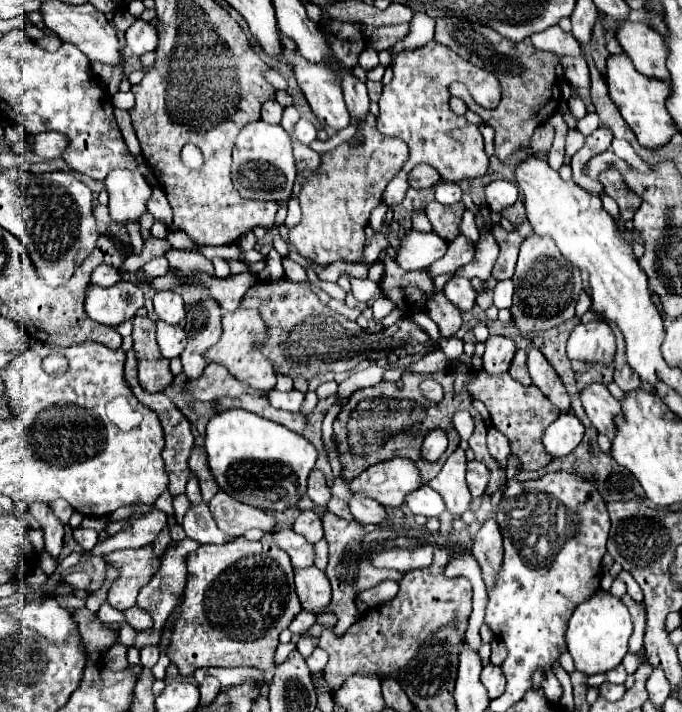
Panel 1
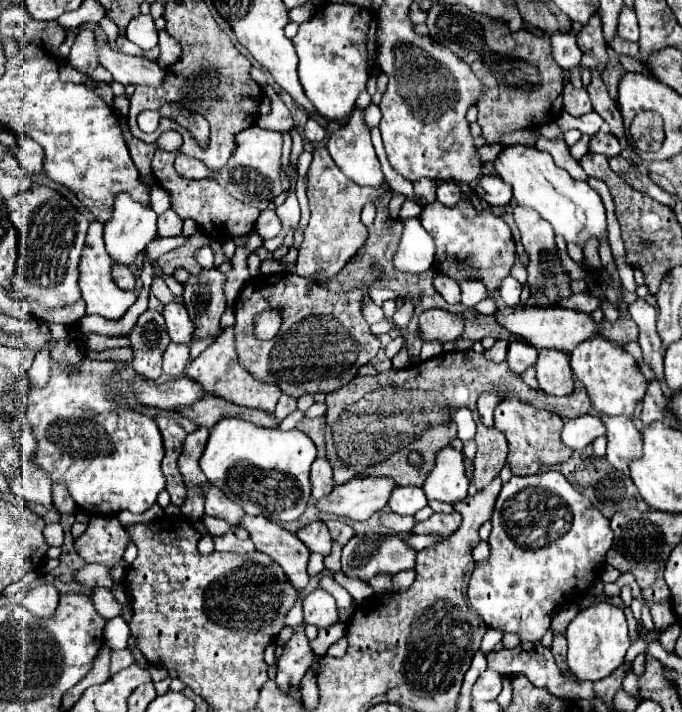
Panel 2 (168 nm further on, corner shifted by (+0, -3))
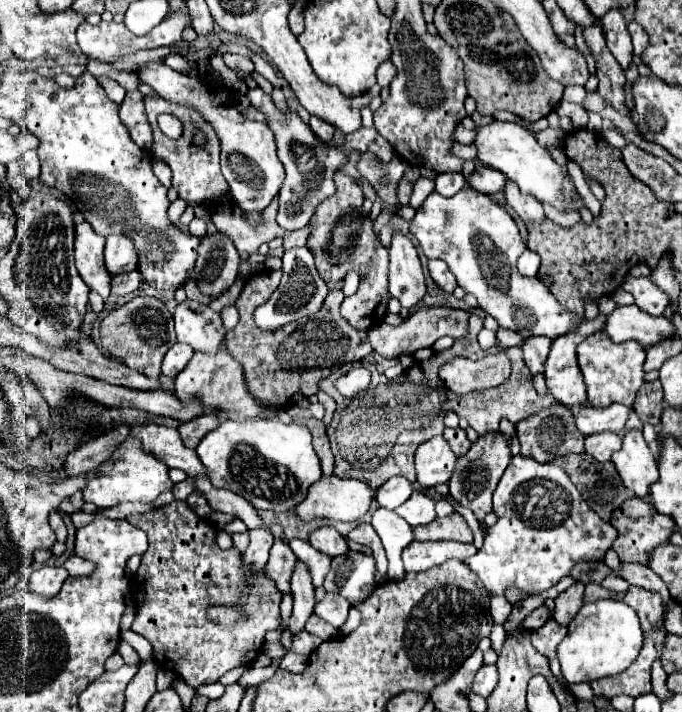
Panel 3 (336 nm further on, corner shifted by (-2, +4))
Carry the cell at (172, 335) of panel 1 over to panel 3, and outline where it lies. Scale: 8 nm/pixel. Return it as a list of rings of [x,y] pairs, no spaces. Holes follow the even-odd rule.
[[[177,342],[177,344],[173,344],[171,348],[169,348],[169,352],[165,354],[165,358],[163,358],[163,368],[161,368],[161,372],[165,374],[165,376],[171,376],[171,378],[175,378],[185,366],[187,366],[187,362],[193,358],[193,348],[191,346],[185,346],[185,344],[181,344],[181,342]]]

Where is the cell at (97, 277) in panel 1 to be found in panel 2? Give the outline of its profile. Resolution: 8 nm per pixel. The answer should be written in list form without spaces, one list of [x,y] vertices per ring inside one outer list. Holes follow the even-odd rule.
[[[113,265],[113,279],[119,289],[125,289],[125,291],[135,289],[135,275],[125,265]]]

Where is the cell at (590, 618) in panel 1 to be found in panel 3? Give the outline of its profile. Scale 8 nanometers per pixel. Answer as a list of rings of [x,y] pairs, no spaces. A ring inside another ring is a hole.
[[[597,600],[585,604],[569,624],[569,632],[557,648],[561,672],[569,684],[593,682],[623,672],[639,654],[643,632],[635,610],[619,600]]]

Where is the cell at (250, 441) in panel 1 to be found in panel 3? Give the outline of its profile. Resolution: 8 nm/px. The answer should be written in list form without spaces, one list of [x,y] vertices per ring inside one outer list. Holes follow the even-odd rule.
[[[255,418],[255,420],[243,420],[243,422],[233,422],[233,420],[223,420],[215,430],[211,430],[197,446],[197,456],[207,466],[207,474],[213,486],[227,488],[235,494],[243,494],[257,510],[271,510],[271,512],[287,512],[295,510],[305,498],[307,490],[313,482],[321,478],[321,466],[319,458],[313,452],[311,446],[311,432],[305,424],[283,424],[277,418]]]

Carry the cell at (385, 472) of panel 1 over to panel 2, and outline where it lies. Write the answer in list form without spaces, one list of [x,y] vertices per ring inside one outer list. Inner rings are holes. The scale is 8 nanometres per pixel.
[[[355,477],[343,485],[335,485],[329,497],[321,497],[321,501],[313,505],[323,513],[333,513],[351,521],[367,521],[387,505],[393,487],[395,483],[389,477]]]

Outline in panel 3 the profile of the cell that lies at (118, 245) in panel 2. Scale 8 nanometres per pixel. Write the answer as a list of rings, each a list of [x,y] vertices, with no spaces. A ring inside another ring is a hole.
[[[125,234],[109,236],[105,244],[105,264],[111,274],[135,270],[139,264],[139,252],[135,248],[135,242]]]

